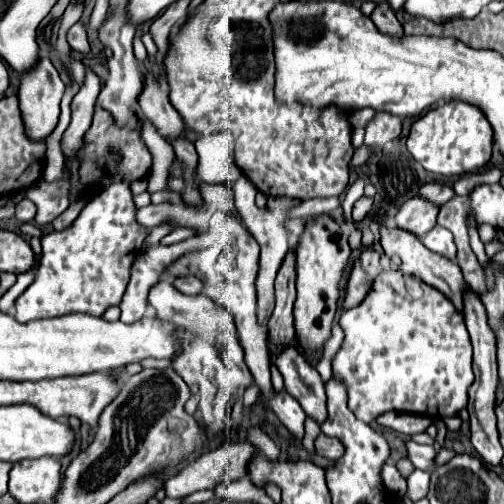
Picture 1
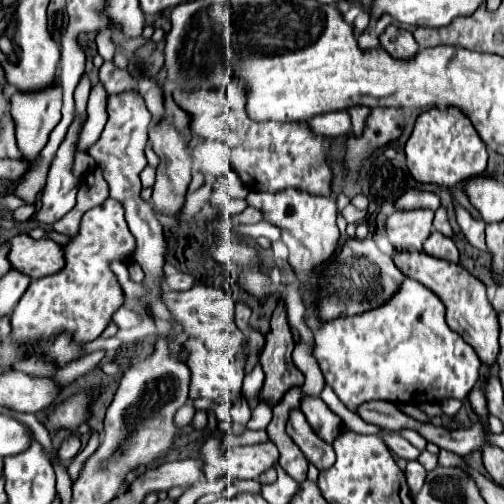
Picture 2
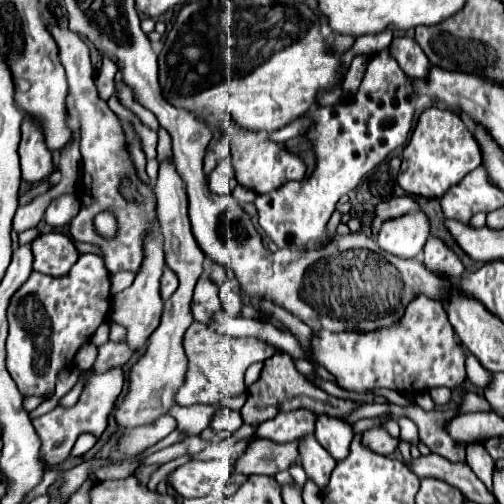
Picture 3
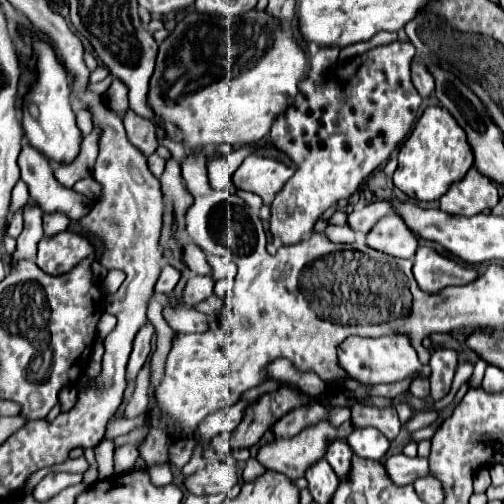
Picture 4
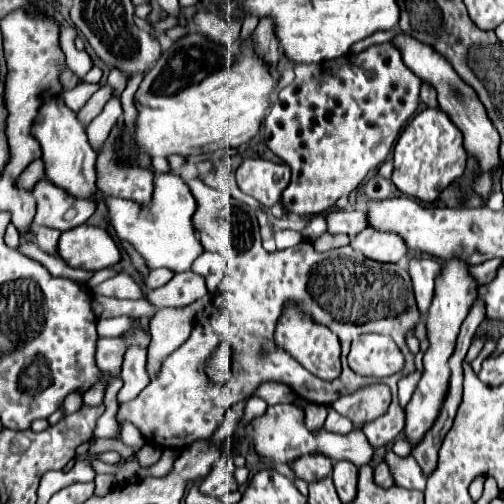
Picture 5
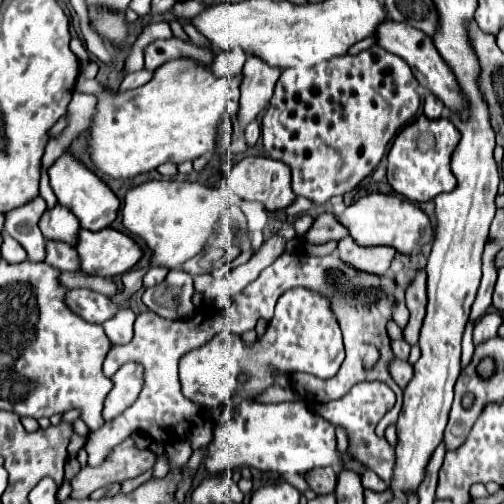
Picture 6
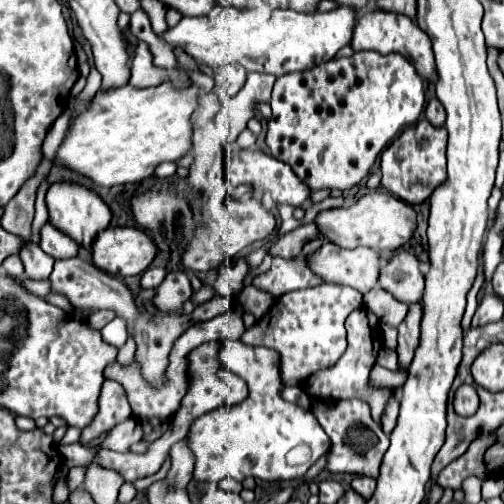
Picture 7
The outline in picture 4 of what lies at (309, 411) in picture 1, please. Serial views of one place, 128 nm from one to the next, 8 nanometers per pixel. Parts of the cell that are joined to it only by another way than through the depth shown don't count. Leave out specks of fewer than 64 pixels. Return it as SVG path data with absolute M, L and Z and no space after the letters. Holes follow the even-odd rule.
M336 440L336 442L332 442L328 446L326 460L328 460L328 464L332 466L332 470L336 472L336 476L340 480L348 478L350 464L352 464L352 452L350 452L350 448L348 448L348 444L344 440Z

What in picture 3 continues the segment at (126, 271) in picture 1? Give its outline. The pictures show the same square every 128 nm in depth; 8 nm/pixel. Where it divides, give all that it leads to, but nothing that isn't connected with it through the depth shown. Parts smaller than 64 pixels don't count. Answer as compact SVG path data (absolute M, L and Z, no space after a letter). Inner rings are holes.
M102 212L94 218L94 226L98 230L98 234L102 236L112 236L112 232L116 232L116 220L110 212ZM80 254L66 276L52 278L30 274L8 304L10 376L22 396L52 398L56 376L62 368L74 366L78 348L90 340L96 328L110 316L110 280L98 254Z

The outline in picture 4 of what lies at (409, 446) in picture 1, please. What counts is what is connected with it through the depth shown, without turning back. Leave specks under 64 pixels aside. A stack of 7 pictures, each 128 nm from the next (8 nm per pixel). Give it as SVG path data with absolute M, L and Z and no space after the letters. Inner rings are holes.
M354 428L354 432L344 438L344 442L348 442L356 456L368 460L380 460L390 446L390 442L374 428Z

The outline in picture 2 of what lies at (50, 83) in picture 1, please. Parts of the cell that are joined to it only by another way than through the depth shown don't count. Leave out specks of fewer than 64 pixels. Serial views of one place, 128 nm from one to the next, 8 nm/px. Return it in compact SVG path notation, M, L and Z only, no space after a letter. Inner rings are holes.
M52 86L40 92L28 92L28 94L20 94L16 92L10 98L10 112L16 124L16 144L20 148L20 154L24 154L26 162L34 162L42 148L48 142L48 136L52 132L52 128L60 122L60 106L62 106L62 88L60 86Z

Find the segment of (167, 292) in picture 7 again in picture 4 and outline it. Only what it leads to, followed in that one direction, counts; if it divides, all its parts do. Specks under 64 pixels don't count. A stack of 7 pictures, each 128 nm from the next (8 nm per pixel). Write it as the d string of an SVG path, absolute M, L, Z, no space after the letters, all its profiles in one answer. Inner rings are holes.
M190 276L188 284L184 286L184 302L188 306L198 304L212 294L214 294L214 280L210 276Z

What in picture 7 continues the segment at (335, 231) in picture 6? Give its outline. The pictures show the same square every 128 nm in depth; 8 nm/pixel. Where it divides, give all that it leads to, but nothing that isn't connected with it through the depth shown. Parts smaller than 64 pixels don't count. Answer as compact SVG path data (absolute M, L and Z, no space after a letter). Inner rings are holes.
M312 222L312 224L298 226L296 230L282 234L282 236L270 246L268 254L270 254L272 258L276 258L276 256L286 258L286 260L296 258L296 256L300 256L302 246L304 246L308 240L316 238L316 236L320 236L320 232L318 232L318 228L316 228L314 222Z

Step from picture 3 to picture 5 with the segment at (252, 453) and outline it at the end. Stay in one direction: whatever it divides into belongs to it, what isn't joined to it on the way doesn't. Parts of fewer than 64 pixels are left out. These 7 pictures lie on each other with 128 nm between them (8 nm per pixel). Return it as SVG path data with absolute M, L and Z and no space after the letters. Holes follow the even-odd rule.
M308 404L304 410L306 410L306 424L308 424L308 428L316 430L316 428L323 426L327 417L326 406L322 404ZM320 454L294 460L290 466L296 472L296 476L308 484L322 480L322 478L330 476L330 472L332 472L332 460L326 460L326 456L320 456Z

